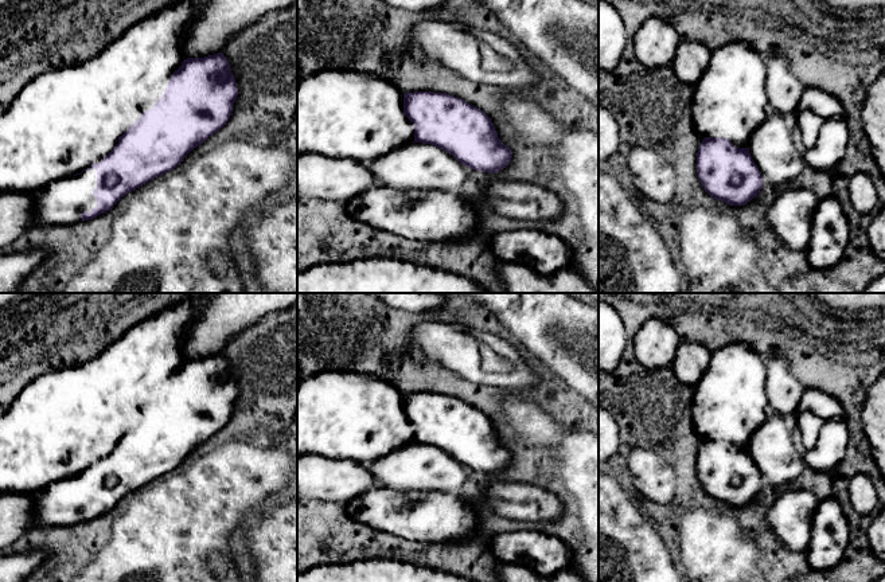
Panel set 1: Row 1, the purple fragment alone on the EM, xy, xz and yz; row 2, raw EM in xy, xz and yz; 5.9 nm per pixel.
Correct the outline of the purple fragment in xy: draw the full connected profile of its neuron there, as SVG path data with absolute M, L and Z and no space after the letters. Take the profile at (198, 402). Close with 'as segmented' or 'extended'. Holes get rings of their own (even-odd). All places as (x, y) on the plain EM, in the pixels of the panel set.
M222 354L184 360L171 376L163 398L118 438L118 445L101 464L93 464L81 474L61 480L39 493L35 526L90 522L112 511L128 493L175 470L194 449L226 426L237 397L235 379Z | extended

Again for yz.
M705 438L697 453L697 476L716 501L744 507L757 497L764 483L749 449L734 449L726 438Z | as segmented

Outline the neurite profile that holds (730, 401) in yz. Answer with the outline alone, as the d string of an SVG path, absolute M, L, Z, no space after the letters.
M746 343L713 352L691 403L699 446L705 438L726 438L734 449L749 449L753 433L767 417L765 360Z

